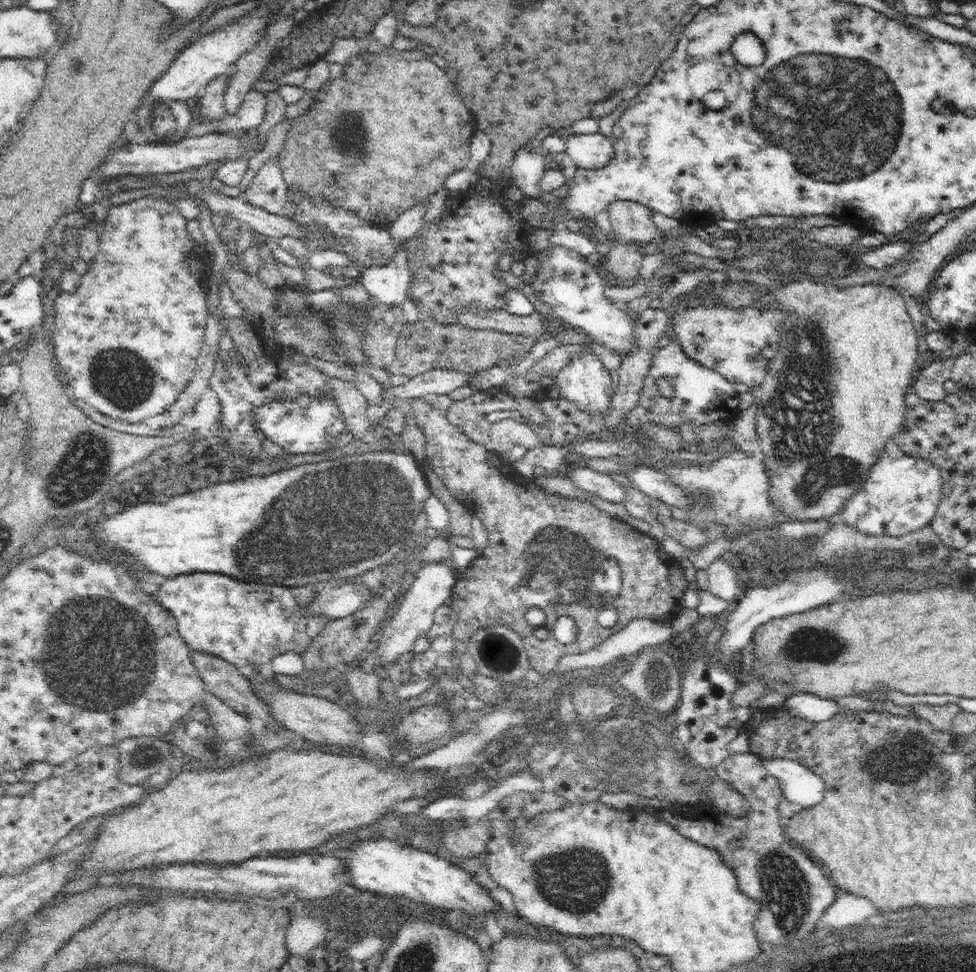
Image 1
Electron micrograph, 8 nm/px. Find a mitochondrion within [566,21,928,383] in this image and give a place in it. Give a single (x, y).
(863, 128)

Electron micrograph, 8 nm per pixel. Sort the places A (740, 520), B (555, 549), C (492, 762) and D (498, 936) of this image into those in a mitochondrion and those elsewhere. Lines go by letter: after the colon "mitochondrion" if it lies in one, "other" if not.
A: mitochondrion
B: mitochondrion
C: other
D: other

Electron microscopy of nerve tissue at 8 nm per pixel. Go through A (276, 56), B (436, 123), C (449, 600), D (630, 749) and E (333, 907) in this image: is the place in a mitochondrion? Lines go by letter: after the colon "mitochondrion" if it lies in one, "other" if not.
A: other
B: other
C: other
D: mitochondrion
E: other

